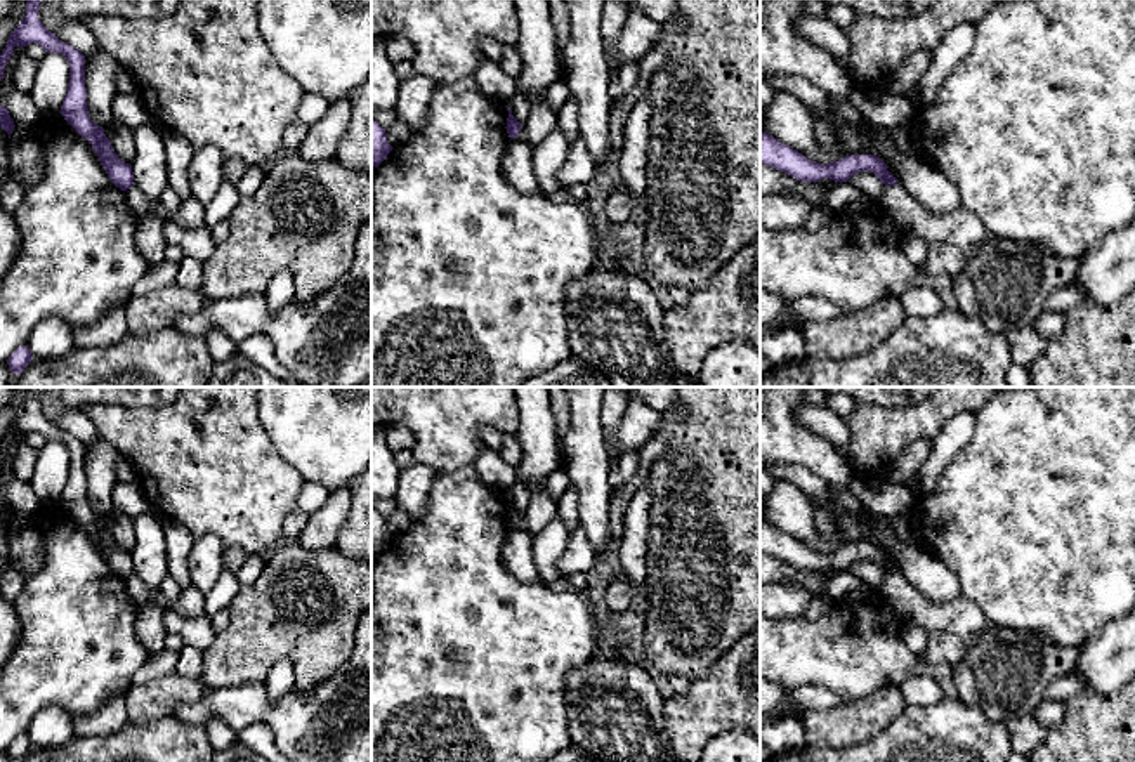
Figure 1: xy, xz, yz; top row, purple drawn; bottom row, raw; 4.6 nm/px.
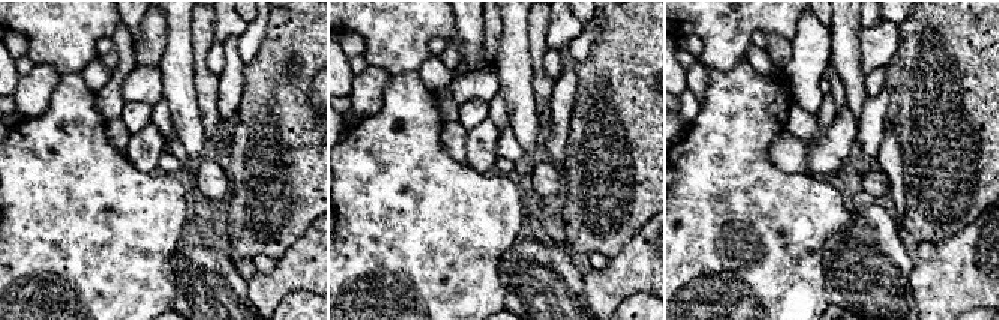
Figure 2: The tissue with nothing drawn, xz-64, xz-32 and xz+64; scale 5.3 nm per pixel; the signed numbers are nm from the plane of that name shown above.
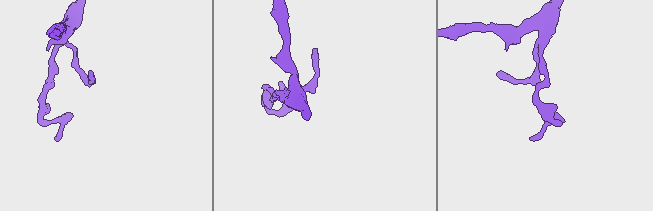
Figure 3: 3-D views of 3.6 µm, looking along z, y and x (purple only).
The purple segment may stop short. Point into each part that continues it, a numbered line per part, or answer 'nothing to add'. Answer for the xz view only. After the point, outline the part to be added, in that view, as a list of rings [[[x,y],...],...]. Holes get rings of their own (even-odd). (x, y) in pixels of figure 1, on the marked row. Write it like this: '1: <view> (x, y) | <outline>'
nothing to add

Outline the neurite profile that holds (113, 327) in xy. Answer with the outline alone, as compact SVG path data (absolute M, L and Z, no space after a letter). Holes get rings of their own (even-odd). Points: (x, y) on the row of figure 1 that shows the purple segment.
M115 307L99 325L73 330L73 342L80 349L108 347L128 333L123 307Z

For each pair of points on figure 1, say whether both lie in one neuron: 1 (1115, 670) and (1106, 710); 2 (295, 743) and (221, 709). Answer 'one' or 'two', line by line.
1: two
2: one

